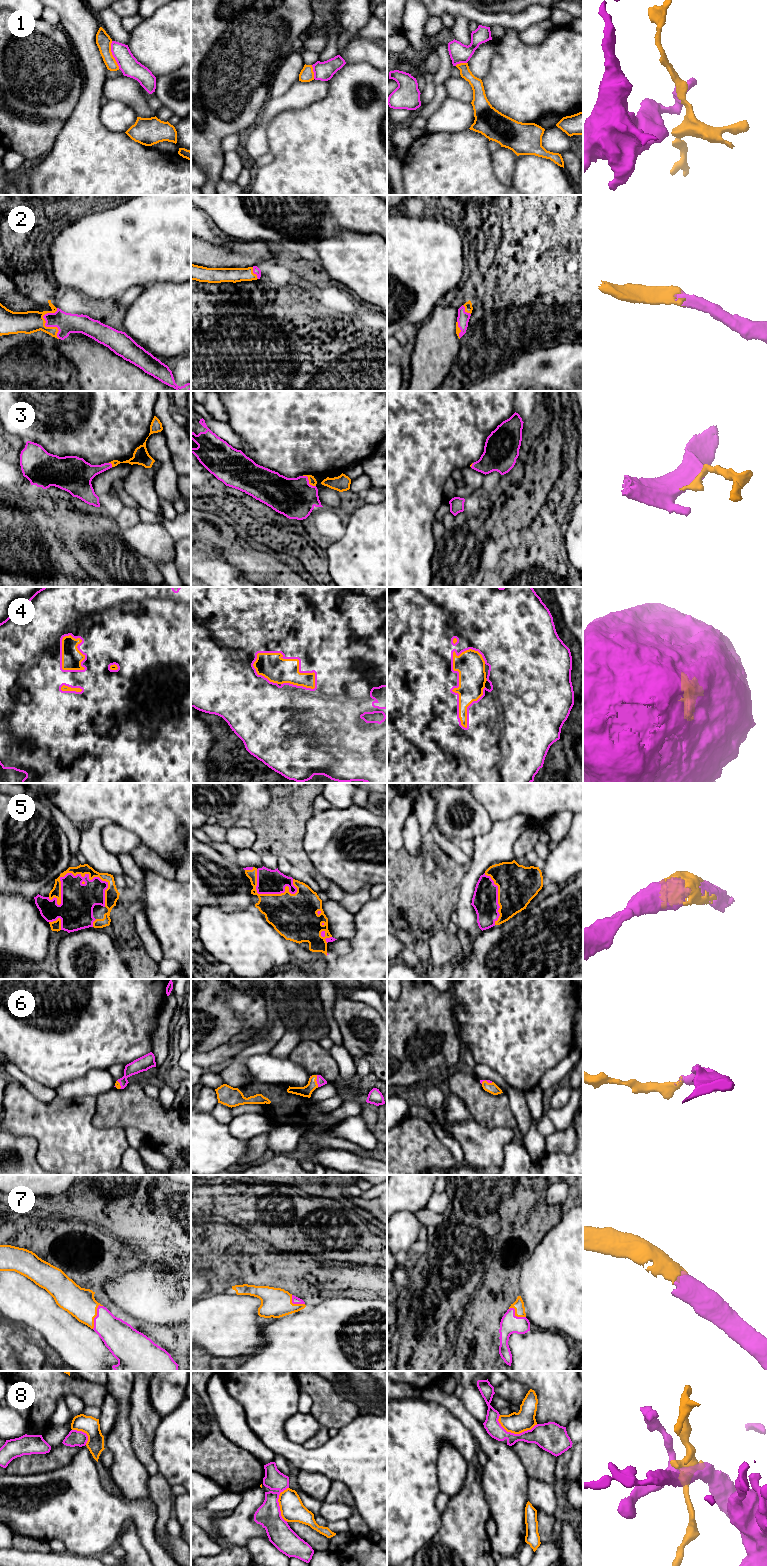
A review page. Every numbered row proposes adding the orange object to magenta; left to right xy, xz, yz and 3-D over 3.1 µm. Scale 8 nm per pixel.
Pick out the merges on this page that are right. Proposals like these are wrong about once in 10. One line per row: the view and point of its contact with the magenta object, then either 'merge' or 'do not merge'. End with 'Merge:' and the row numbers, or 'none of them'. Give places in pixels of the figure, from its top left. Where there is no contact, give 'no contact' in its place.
1: xy (112, 54) | do not merge
2: xy (45, 324) | merge
3: xz (308, 481) | merge
4: yz (458, 683) | merge
5: xy (66, 874) | merge
6: xz (316, 1080) | merge
7: xy (97, 1315) | merge
8: yz (516, 1434) | do not merge
Merge: 2, 3, 4, 5, 6, 7

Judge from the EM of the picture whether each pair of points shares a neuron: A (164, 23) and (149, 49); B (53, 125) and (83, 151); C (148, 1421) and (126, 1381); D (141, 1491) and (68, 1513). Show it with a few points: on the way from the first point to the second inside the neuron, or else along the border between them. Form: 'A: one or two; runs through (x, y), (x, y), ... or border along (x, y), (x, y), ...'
A: one; runs through (164, 29), (164, 34), (155, 43)
B: two; border along (73, 111), (49, 152)
C: two; border along (134, 1381), (131, 1394), (131, 1410), (129, 1413)
D: two; border along (122, 1498), (128, 1501), (147, 1498)

